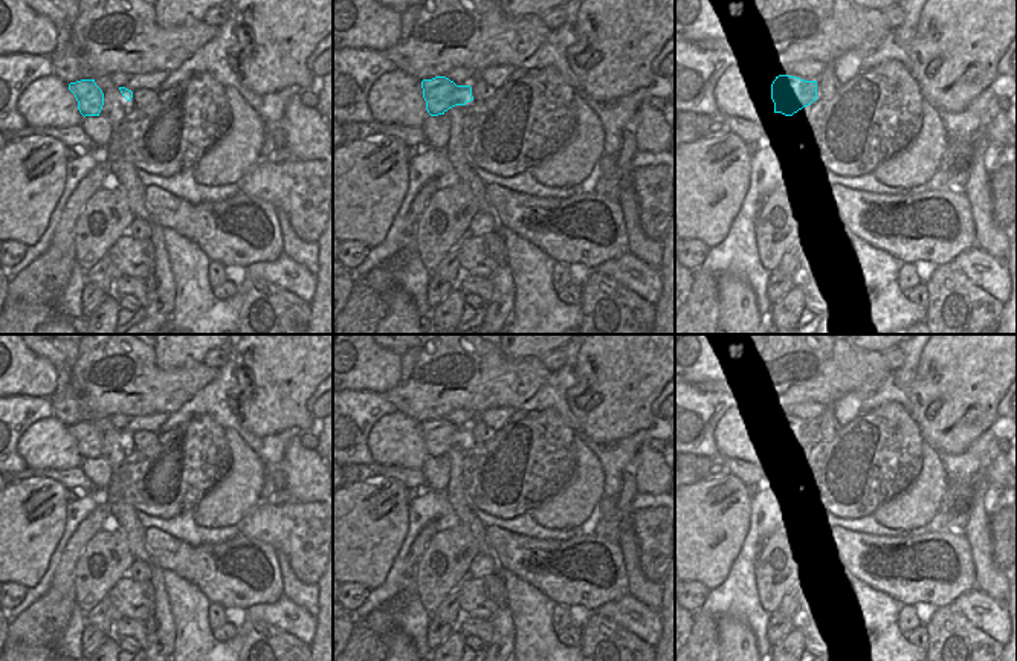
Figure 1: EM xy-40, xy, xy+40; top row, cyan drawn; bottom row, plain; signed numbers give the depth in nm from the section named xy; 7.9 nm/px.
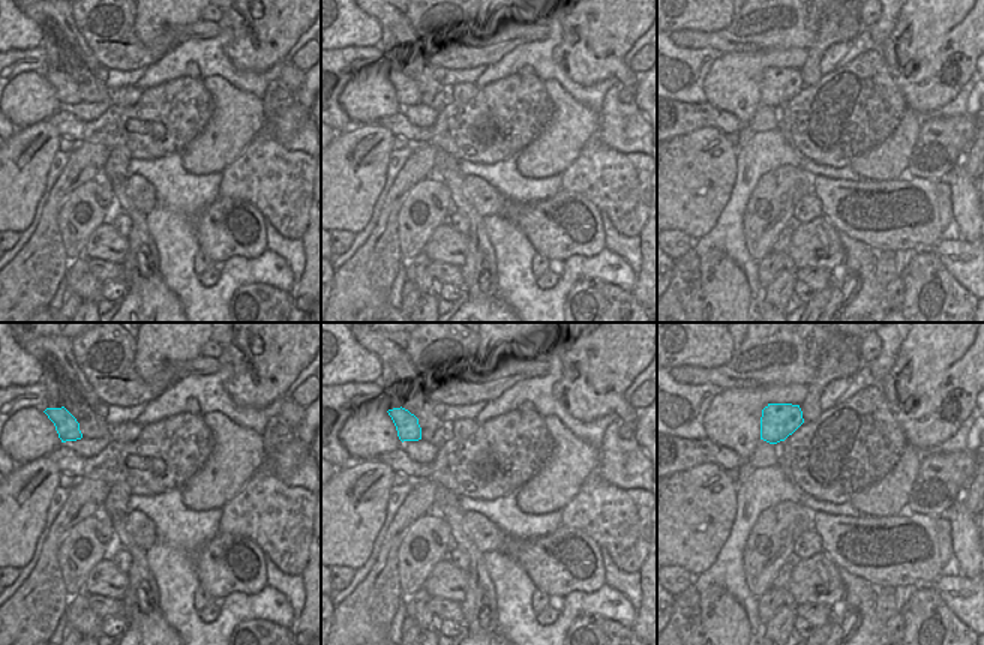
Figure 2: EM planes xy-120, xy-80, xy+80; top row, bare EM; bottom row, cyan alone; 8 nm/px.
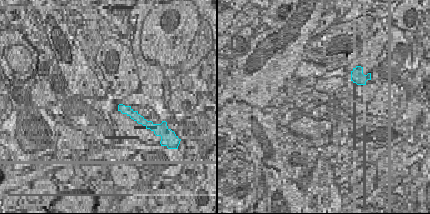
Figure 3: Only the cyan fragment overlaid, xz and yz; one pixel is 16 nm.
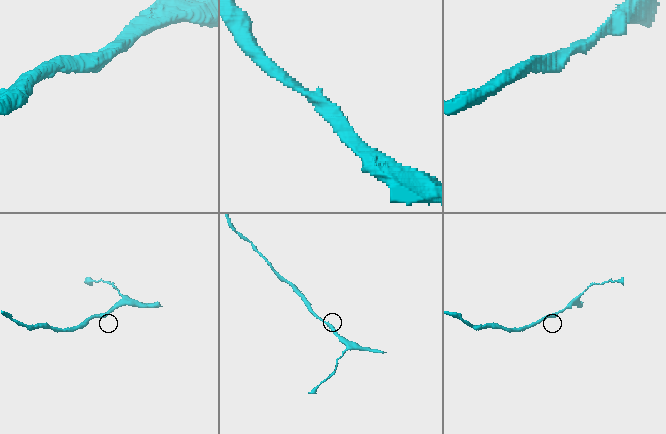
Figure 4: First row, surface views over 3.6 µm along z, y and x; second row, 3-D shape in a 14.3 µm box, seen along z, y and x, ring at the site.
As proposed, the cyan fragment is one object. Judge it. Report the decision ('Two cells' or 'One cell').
One cell.

